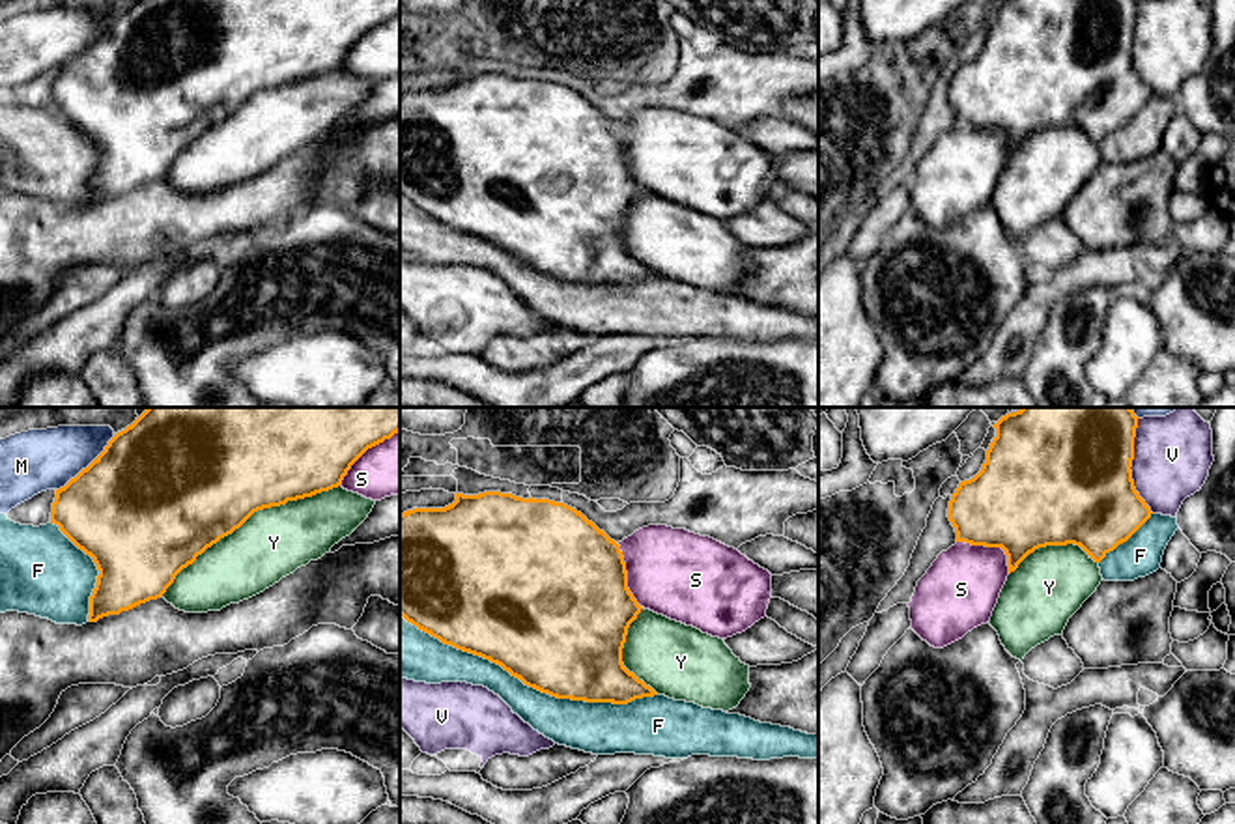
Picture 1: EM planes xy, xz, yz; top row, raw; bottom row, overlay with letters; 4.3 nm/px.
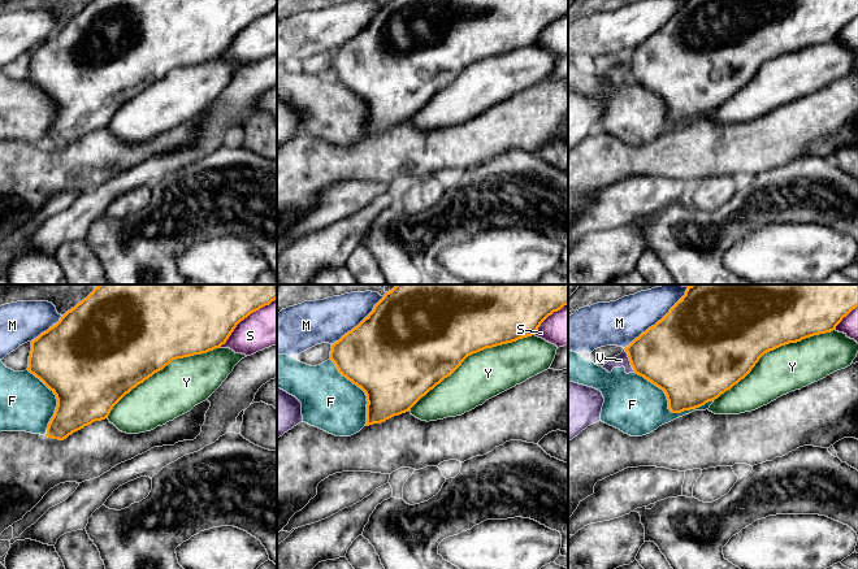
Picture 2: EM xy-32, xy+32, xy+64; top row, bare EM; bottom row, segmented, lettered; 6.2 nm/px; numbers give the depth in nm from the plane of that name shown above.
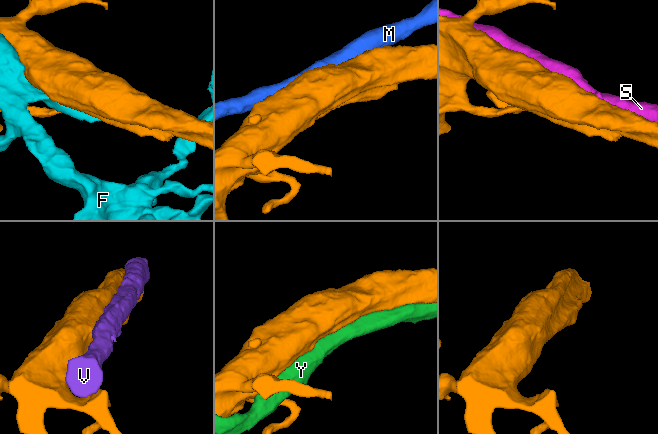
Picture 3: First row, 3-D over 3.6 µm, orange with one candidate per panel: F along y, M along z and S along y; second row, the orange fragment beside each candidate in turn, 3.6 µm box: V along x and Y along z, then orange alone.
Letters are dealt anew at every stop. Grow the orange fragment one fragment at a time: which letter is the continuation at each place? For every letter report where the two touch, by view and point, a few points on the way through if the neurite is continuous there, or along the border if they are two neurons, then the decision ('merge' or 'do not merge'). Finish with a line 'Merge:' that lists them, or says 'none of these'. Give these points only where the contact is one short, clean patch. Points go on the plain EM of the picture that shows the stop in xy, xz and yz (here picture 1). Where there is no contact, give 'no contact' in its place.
F: meets orange in xz at (529, 268); do not merge
M: meets orange in xy at (88, 47); do not merge
S: meets orange in yz at (991, 127); do not merge
V: meets orange in yz at (1131, 47); do not merge
Y: meets orange in xy at (247, 99); do not merge
Merge: none of these

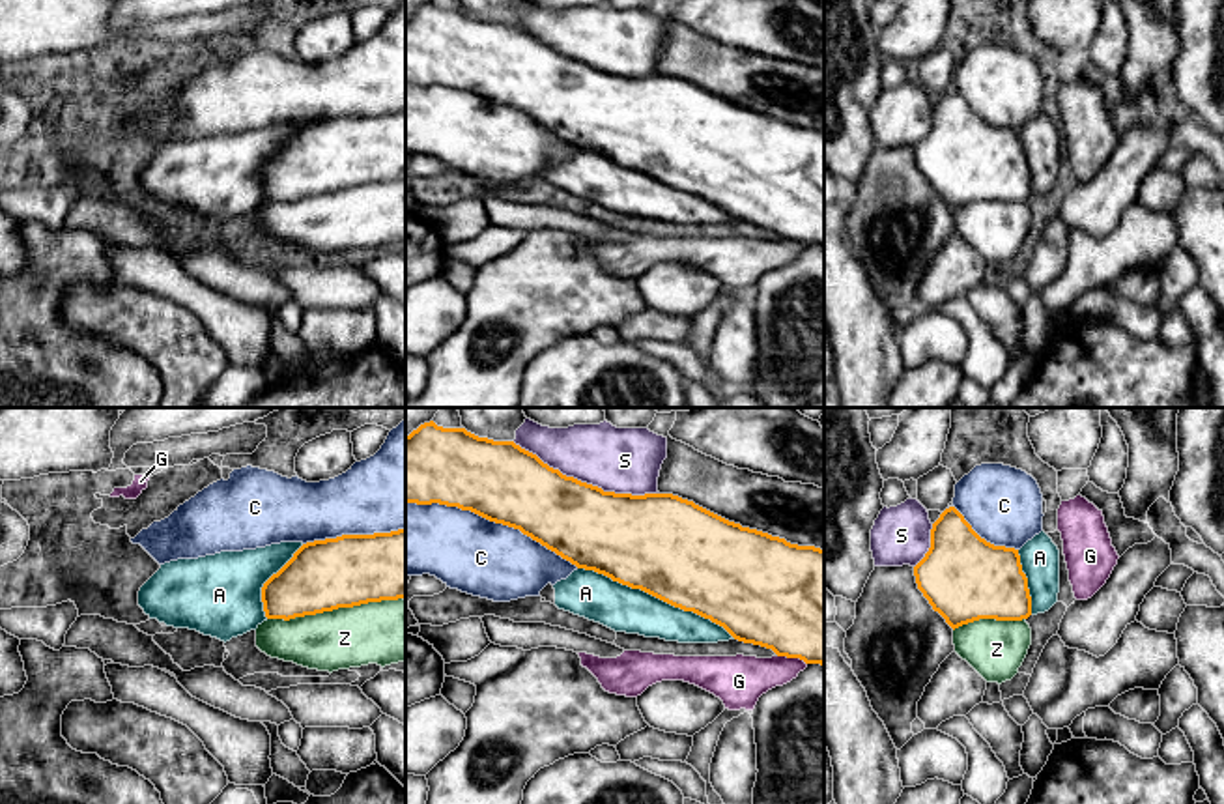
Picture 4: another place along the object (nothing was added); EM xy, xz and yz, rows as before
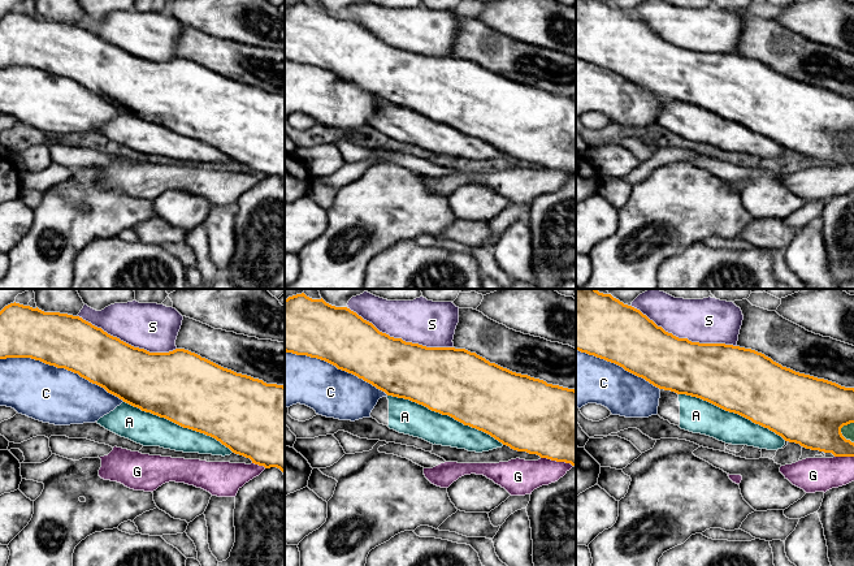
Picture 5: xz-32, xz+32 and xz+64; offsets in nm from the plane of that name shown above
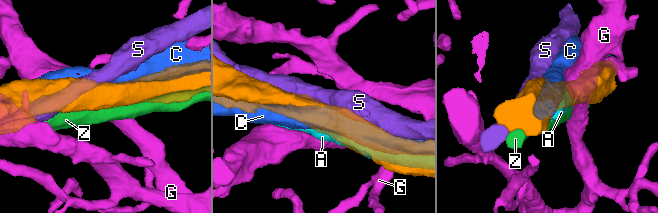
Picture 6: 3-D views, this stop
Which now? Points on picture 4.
A: meets orange in xz at (656, 178); merge
C: meets orange in xz at (492, 101); do not merge
G: meets orange in xz at (793, 238); do not merge
S: meets orange in xz at (585, 64); do not merge
Z: meets orange in xy at (335, 189); do not merge
Merge: A

